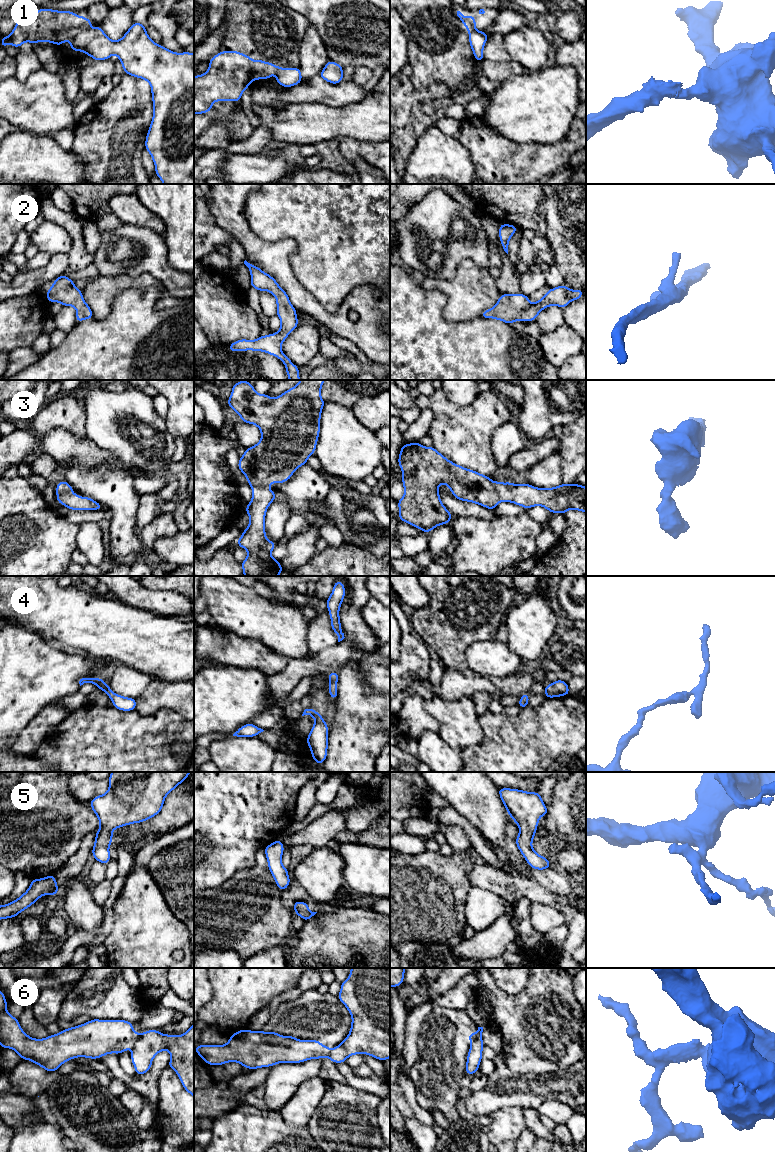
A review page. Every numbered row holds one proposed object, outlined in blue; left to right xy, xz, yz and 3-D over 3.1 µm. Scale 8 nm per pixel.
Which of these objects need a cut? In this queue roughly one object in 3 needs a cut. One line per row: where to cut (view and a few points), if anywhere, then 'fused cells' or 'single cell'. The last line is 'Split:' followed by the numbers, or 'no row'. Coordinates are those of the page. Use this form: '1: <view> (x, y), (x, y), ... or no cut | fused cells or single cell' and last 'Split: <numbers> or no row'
1: xy (86, 30), (80, 31), (71, 40) | fused cells
2: no cut | single cell
3: no cut | single cell
4: no cut | single cell
5: no cut | single cell
6: xy (140, 1034), (133, 1047) | fused cells
Split: 1, 6

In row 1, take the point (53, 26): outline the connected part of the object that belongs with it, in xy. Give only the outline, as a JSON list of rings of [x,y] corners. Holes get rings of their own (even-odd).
[[[41,7],[33,14],[22,14],[19,16],[11,34],[8,37],[3,36],[0,45],[6,48],[7,44],[11,44],[15,48],[19,48],[24,42],[32,44],[49,42],[60,46],[65,41],[72,40],[80,32],[86,31],[91,25],[92,20],[85,18],[83,15],[77,16],[73,11],[58,11]]]

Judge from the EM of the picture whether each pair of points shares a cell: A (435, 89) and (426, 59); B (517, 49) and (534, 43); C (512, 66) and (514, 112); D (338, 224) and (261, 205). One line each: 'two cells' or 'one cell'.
A: two cells
B: one cell
C: two cells
D: one cell

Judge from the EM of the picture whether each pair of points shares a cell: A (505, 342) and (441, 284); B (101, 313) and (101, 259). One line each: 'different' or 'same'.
A: different
B: different

